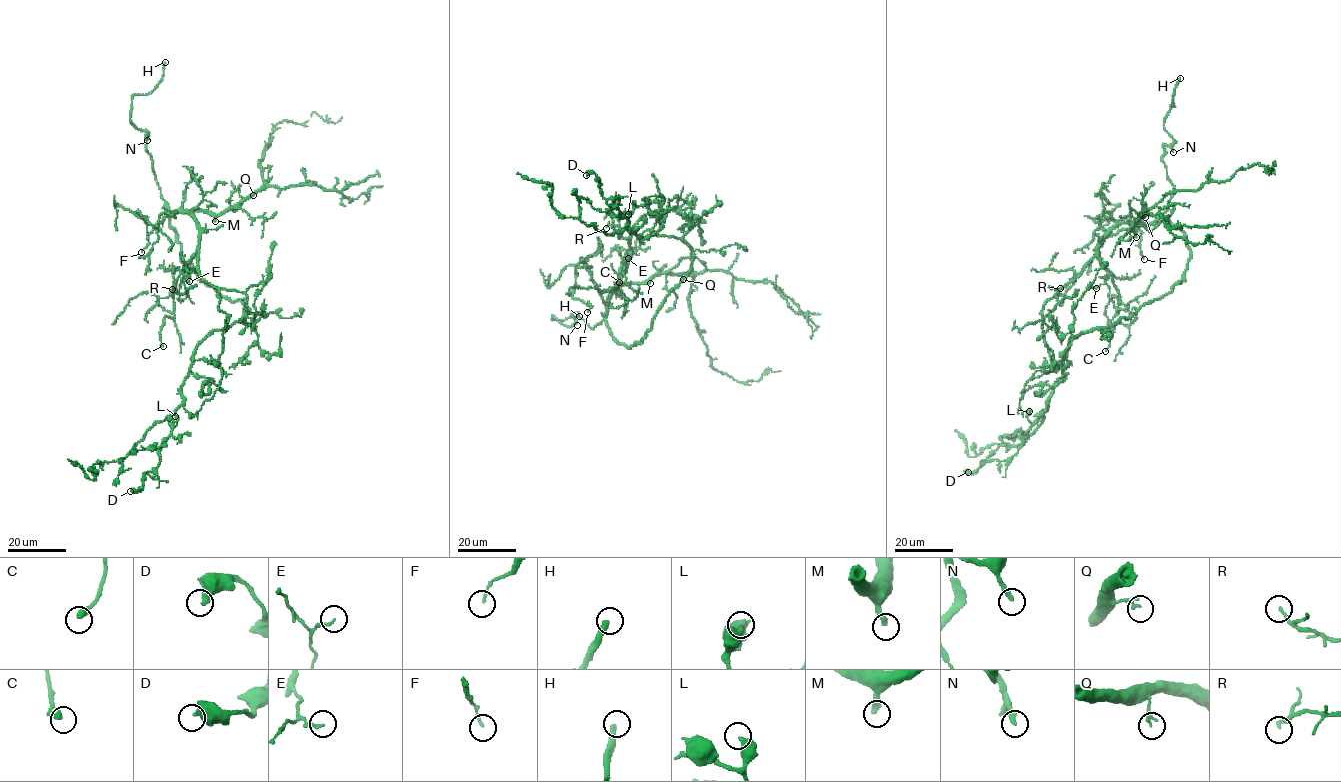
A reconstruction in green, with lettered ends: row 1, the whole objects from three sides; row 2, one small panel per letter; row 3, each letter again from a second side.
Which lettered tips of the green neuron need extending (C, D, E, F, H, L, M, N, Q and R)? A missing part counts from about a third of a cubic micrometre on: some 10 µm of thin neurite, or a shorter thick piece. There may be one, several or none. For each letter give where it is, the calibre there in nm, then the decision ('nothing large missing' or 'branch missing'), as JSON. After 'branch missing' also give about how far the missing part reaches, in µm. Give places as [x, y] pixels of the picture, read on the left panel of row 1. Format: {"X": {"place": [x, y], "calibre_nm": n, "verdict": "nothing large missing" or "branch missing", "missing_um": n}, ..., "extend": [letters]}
{"C": {"place": [163, 346], "calibre_nm": 360, "verdict": "nothing large missing"}, "D": {"place": [130, 491], "calibre_nm": 400, "verdict": "nothing large missing"}, "E": {"place": [189, 281], "calibre_nm": 130, "verdict": "nothing large missing"}, "F": {"place": [141, 252], "calibre_nm": 140, "verdict": "nothing large missing"}, "H": {"place": [165, 62], "calibre_nm": 300, "verdict": "branch missing", "missing_um": 20}, "L": {"place": [175, 416], "calibre_nm": 400, "verdict": "nothing large missing"}, "M": {"place": [215, 221], "calibre_nm": 300, "verdict": "branch missing", "missing_um": 20}, "N": {"place": [147, 140], "calibre_nm": 240, "verdict": "nothing large missing"}, "Q": {"place": [253, 195], "calibre_nm": 170, "verdict": "nothing large missing"}, "R": {"place": [172, 289], "calibre_nm": 190, "verdict": "nothing large missing"}, "extend": ["H", "M"]}

